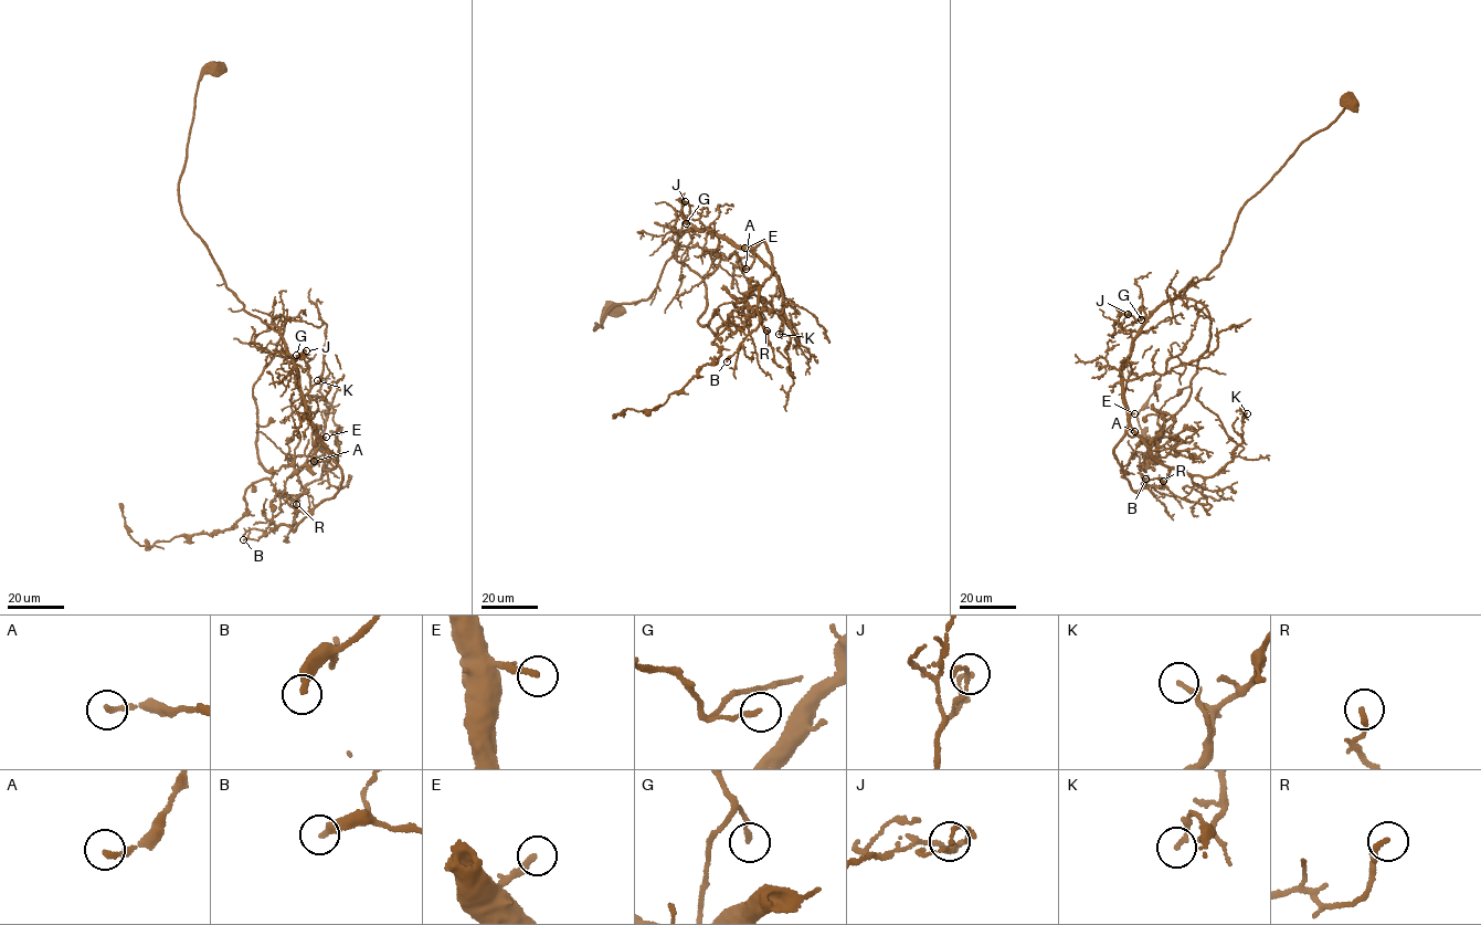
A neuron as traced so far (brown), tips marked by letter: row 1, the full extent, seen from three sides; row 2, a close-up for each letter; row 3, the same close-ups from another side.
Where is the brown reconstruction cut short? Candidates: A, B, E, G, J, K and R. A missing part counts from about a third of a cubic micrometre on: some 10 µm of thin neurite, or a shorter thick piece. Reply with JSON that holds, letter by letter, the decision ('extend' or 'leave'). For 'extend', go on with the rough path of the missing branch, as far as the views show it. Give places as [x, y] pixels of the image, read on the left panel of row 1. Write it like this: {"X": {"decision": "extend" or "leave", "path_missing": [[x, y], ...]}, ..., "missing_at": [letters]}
{"A": {"decision": "extend"}, "B": {"decision": "leave"}, "E": {"decision": "extend", "path_missing": [[326, 437], [335, 428], [334, 423], [348, 417], [349, 405], [344, 419]]}, "G": {"decision": "leave"}, "J": {"decision": "leave"}, "K": {"decision": "leave"}, "R": {"decision": "leave"}, "missing_at": ["A", "E"]}

